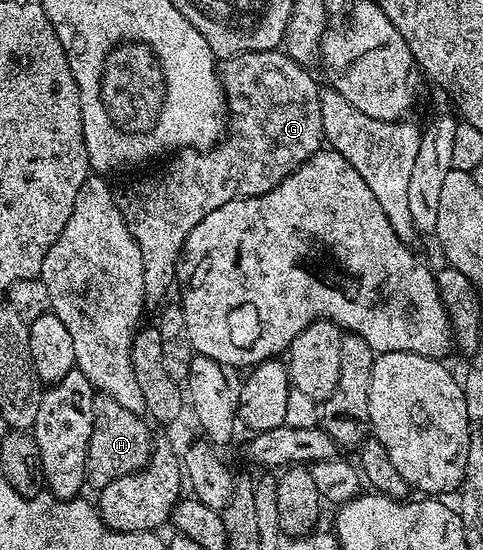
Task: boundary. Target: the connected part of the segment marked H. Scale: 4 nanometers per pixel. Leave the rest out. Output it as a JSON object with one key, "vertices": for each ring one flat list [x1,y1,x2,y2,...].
{"vertices":[[104,398,97,403,96,417,94,418,94,430,90,430,90,442,86,454,86,480,93,489,104,488,114,478,122,478,126,474,134,474,140,468,145,468,152,458,154,447,154,435,150,429,149,421,143,415,131,413,125,407,111,398]]}

